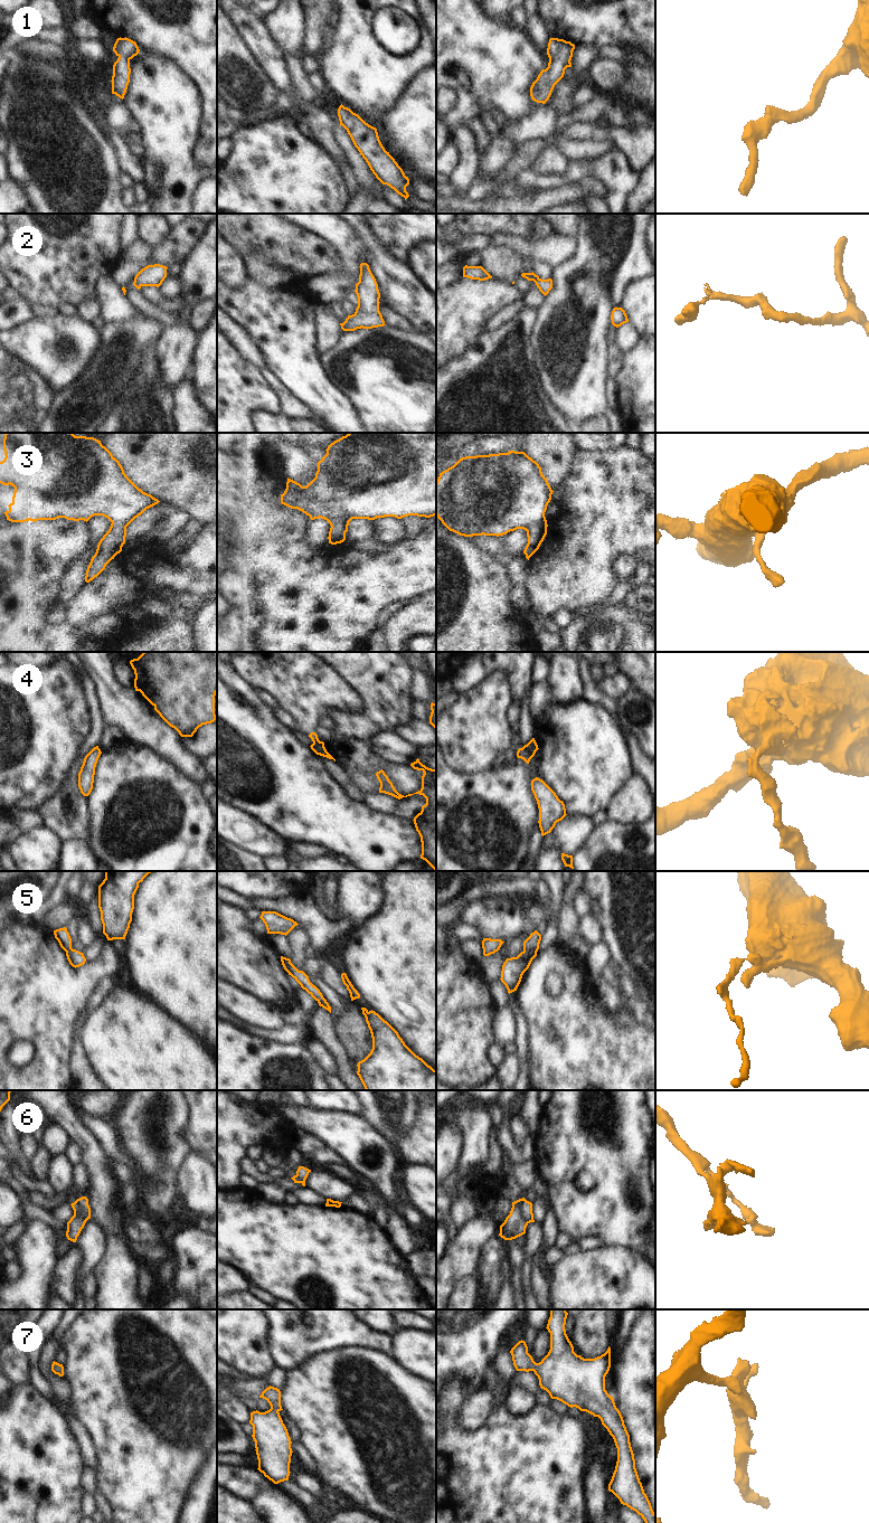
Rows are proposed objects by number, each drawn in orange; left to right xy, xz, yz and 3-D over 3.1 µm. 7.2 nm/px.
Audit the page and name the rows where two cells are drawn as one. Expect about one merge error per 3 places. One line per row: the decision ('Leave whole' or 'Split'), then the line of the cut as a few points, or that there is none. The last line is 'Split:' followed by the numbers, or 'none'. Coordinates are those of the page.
1: Leave whole. No split
2: Leave whole. No split
3: Leave whole. No split
4: Split. Split along yz (522, 747), (531, 757)
5: Split. Split along yz (537, 948), (523, 951)
6: Split. Split along yz (521, 1199), (521, 1216), (527, 1224)
7: Leave whole. No split
Split: 4, 5, 6

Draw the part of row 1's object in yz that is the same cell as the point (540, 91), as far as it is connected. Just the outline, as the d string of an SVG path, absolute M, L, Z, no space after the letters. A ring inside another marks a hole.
M550 38L547 48L548 67L542 69L530 87L532 101L545 104L555 87L564 77L565 69L572 67L575 45L564 39Z

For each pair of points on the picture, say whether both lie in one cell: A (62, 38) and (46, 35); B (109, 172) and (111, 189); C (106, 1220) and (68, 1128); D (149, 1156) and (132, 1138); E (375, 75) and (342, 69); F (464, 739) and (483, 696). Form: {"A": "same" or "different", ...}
{"A": "same", "B": "same", "C": "same", "D": "same", "E": "same", "F": "same"}

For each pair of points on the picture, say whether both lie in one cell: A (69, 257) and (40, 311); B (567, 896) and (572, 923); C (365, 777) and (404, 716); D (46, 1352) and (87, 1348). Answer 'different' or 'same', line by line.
A: different
B: same
C: same
D: different

